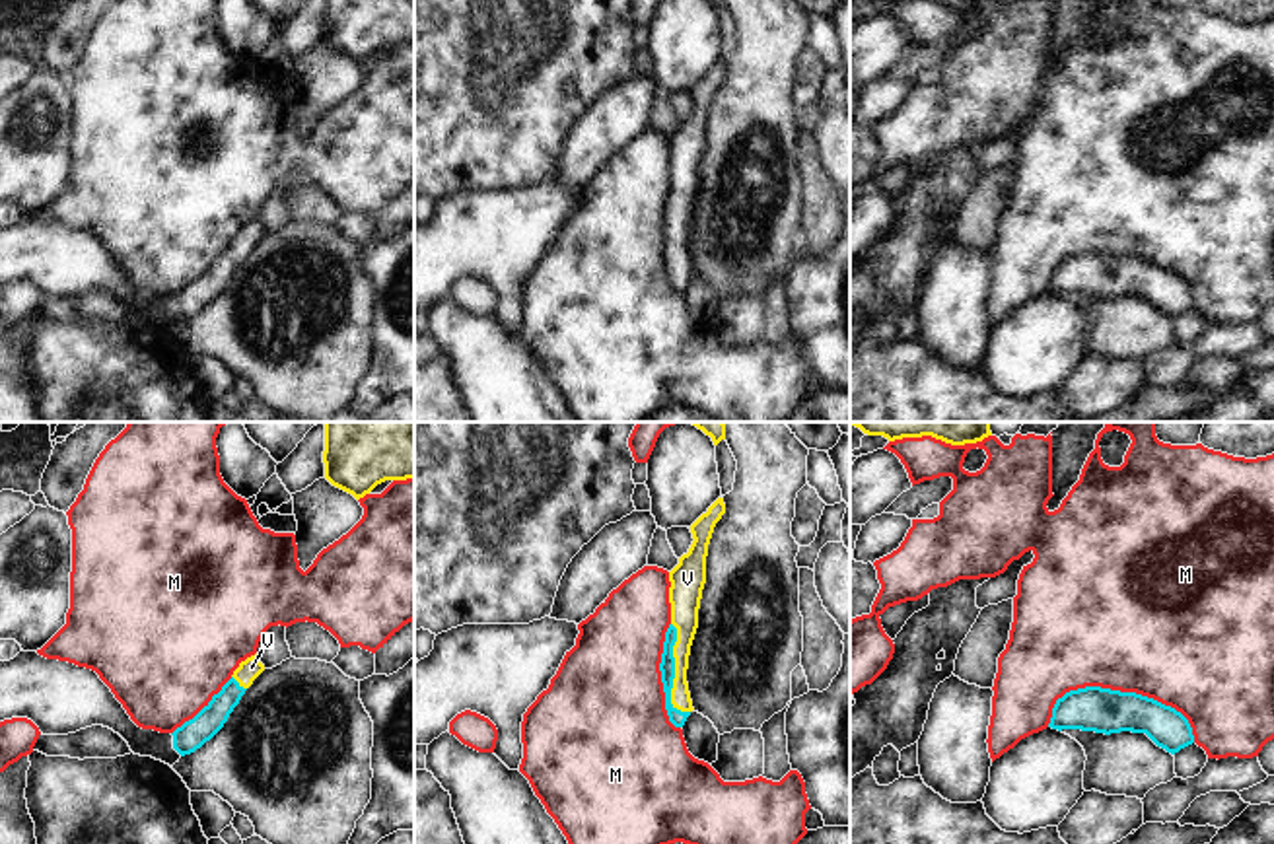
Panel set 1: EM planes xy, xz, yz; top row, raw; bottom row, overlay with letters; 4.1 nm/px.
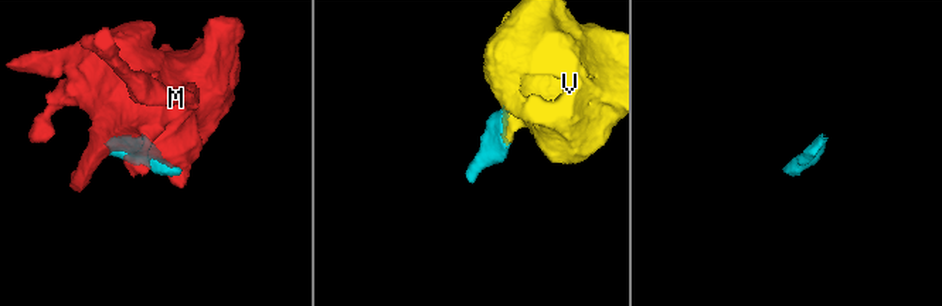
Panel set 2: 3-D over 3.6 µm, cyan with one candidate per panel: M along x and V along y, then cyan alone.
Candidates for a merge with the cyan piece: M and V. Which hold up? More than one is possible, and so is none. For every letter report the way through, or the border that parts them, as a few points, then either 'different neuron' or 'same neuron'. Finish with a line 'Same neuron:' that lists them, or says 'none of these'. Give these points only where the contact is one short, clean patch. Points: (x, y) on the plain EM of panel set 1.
M: different neuron
V: runs through xz (677, 282), (672, 267), (673, 236), (683, 177); same neuron
Same neuron: V

